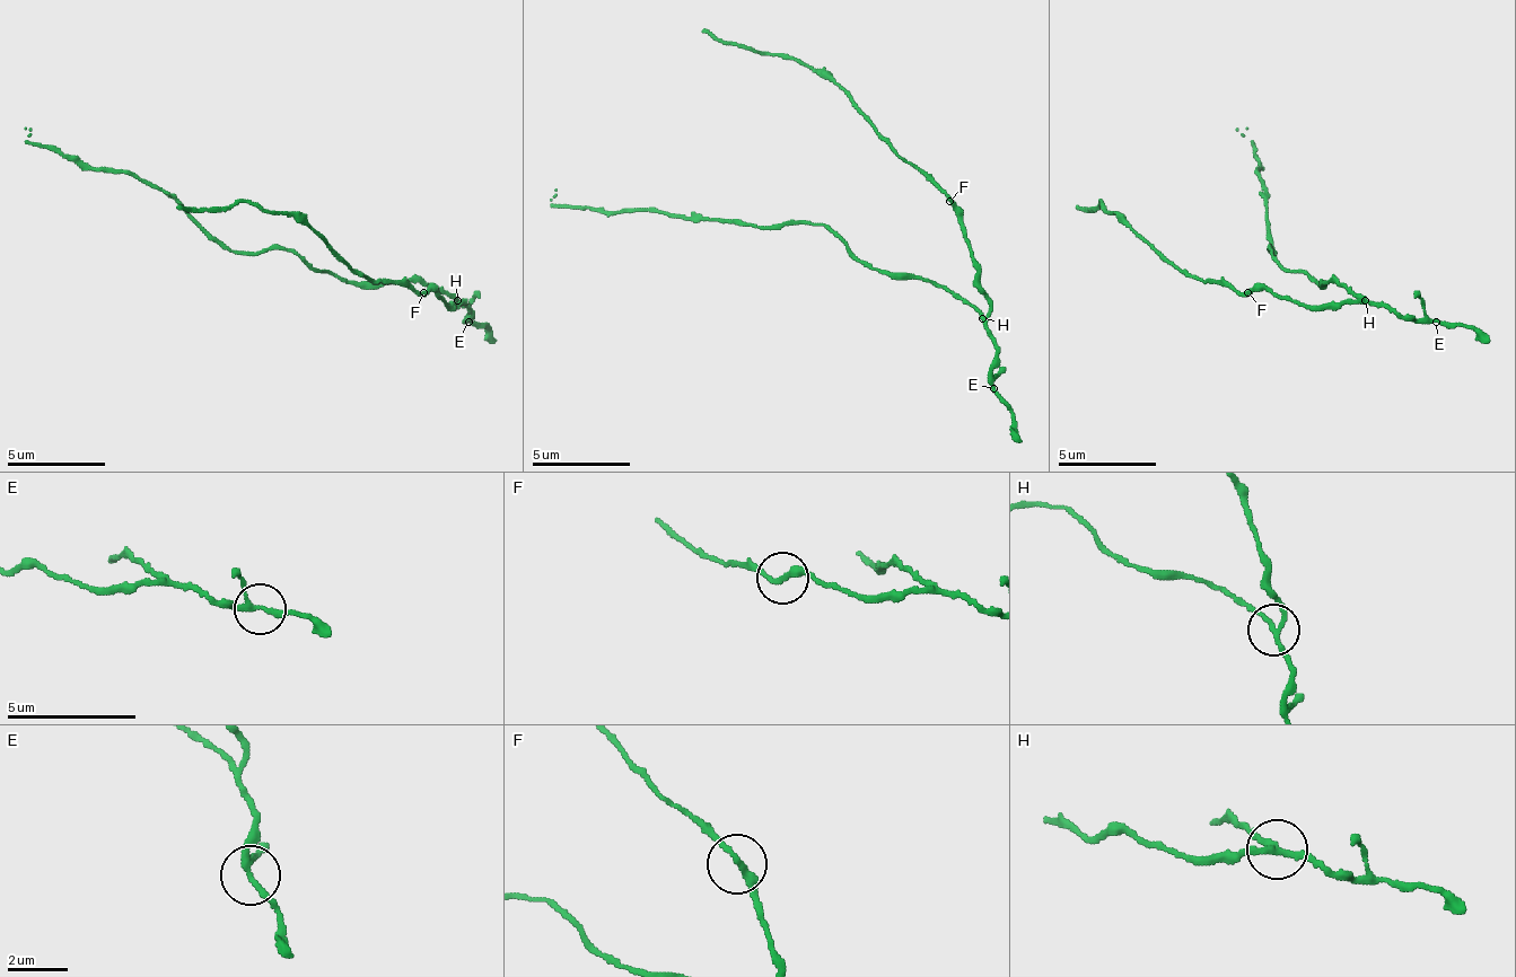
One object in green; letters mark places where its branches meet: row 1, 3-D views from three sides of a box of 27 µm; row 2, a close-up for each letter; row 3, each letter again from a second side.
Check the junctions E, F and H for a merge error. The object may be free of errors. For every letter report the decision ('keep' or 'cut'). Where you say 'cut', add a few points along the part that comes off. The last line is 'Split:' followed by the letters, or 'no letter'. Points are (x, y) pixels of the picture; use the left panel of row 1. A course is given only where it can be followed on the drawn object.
E: keep
F: keep
H: cut | (458, 302), (414, 282), (340, 282), (280, 247), (231, 253), (157, 188), (128, 174), (78, 168), (24, 130)
Split: H

